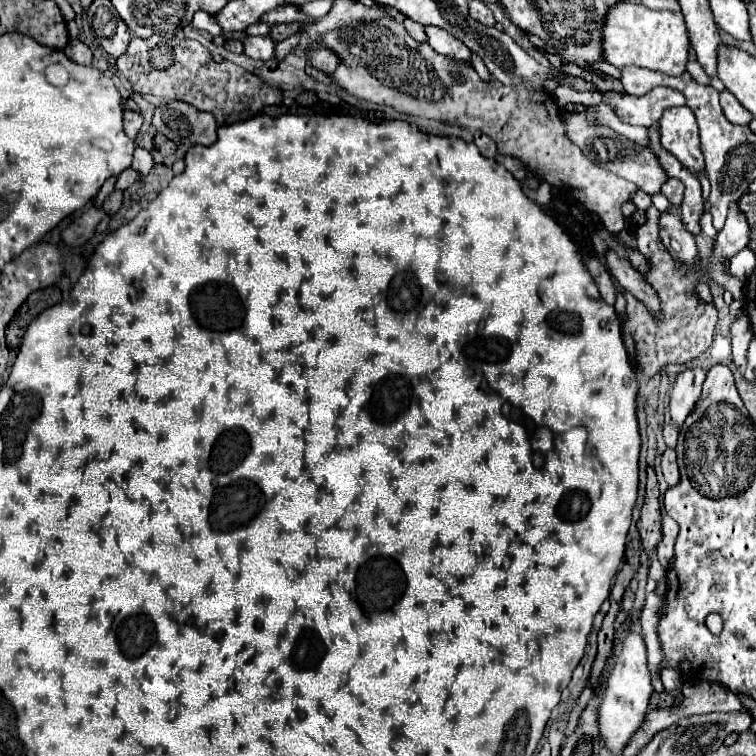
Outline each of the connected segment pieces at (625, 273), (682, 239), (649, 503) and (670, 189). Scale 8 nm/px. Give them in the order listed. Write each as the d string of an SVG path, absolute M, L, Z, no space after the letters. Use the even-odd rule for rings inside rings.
M605 250L605 262L609 268L609 274L627 290L631 292L635 298L639 298L649 310L653 310L653 314L659 316L659 300L655 298L655 292L651 290L651 286L647 286L647 282L643 282L643 276L623 258L619 256L615 250Z
M665 210L659 218L659 236L663 246L669 250L669 254L681 262L695 262L697 260L697 246L691 232L685 230L681 224L679 212Z
M647 466L647 486L645 486L645 502L641 510L641 518L637 522L643 552L649 556L663 538L661 532L661 512L659 512L659 484L651 466Z
M667 180L663 186L661 186L661 194L671 202L671 206L679 206L681 198L683 198L683 184L681 182L675 182L675 180Z

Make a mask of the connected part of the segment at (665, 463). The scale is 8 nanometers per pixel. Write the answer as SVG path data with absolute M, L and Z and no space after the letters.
M667 448L661 456L661 470L663 470L663 478L669 486L675 486L679 482L679 468L677 468L677 462L675 462L675 450L673 448Z

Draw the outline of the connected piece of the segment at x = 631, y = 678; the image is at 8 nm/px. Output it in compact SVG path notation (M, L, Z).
M633 628L623 642L623 650L615 660L615 668L609 680L605 682L605 692L601 696L601 706L599 706L599 730L605 748L609 752L619 754L627 744L627 740L631 738L631 734L635 734L635 730L645 718L651 694L653 694L653 686L647 668L647 646L641 636L641 630Z

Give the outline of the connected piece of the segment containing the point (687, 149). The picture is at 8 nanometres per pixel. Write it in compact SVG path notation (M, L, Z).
M687 106L669 108L659 120L661 146L671 152L693 176L703 174L703 152L699 148L699 130L695 116Z

